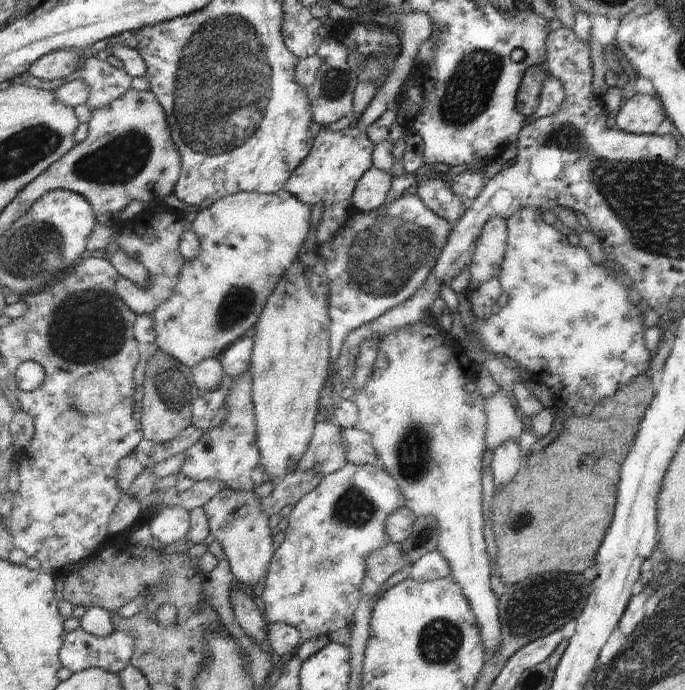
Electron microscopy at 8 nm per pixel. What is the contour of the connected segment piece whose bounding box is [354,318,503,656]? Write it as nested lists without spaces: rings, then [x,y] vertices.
[[[432,318],[428,322],[412,325],[408,328],[396,331],[382,340],[378,360],[374,367],[372,380],[368,386],[357,393],[354,402],[360,407],[360,422],[358,428],[369,432],[375,440],[375,447],[382,461],[382,467],[388,469],[388,472],[395,476],[395,479],[401,486],[401,491],[407,496],[407,506],[410,507],[418,517],[433,516],[438,519],[441,526],[441,537],[438,550],[451,562],[453,576],[463,585],[464,592],[471,600],[479,617],[480,626],[483,629],[485,644],[488,653],[492,656],[499,653],[503,644],[503,622],[501,620],[501,599],[498,599],[494,588],[492,588],[492,560],[488,554],[488,542],[486,542],[486,516],[484,516],[484,454],[487,450],[487,428],[489,425],[489,416],[486,408],[486,398],[478,386],[478,378],[484,374],[482,365],[476,362],[471,356],[468,356],[465,346],[455,337],[442,330],[438,320]]]

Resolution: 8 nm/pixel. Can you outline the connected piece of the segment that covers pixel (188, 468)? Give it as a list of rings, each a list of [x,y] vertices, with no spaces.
[[[250,370],[236,378],[237,385],[227,396],[227,409],[229,410],[227,419],[220,427],[206,432],[201,441],[188,450],[181,473],[197,483],[220,479],[227,484],[227,488],[237,491],[253,491],[258,486],[273,480],[273,476],[267,473],[259,445],[254,376]]]

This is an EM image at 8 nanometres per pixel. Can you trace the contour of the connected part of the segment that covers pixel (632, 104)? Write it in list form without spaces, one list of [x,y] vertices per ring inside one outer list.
[[[637,93],[622,102],[614,128],[639,135],[654,135],[667,118],[661,100],[654,95]]]

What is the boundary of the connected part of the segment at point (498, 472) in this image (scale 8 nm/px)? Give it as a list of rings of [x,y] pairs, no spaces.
[[[508,440],[502,446],[499,446],[493,455],[491,461],[491,470],[494,476],[496,493],[508,488],[516,476],[516,472],[522,466],[522,450],[518,441]]]

